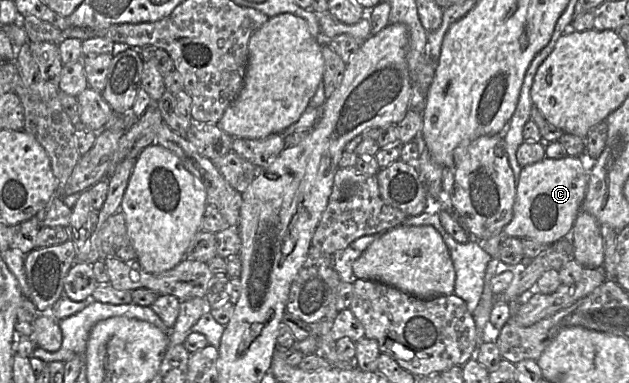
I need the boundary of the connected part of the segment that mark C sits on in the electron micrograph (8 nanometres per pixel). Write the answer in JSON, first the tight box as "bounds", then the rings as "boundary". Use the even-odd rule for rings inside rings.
{"bounds":[473,156,589,347],"boundary":[[[547,156],[542,160],[522,167],[516,183],[516,198],[513,205],[513,217],[503,229],[481,243],[482,248],[492,257],[488,263],[484,289],[481,300],[474,310],[473,317],[476,325],[477,347],[482,340],[485,325],[489,322],[490,313],[496,304],[496,295],[491,290],[491,279],[498,274],[497,268],[501,263],[498,259],[500,243],[508,237],[533,239],[541,244],[551,245],[566,237],[572,230],[576,217],[582,209],[588,181],[589,171],[584,167],[578,156],[566,156],[552,159]]]}

